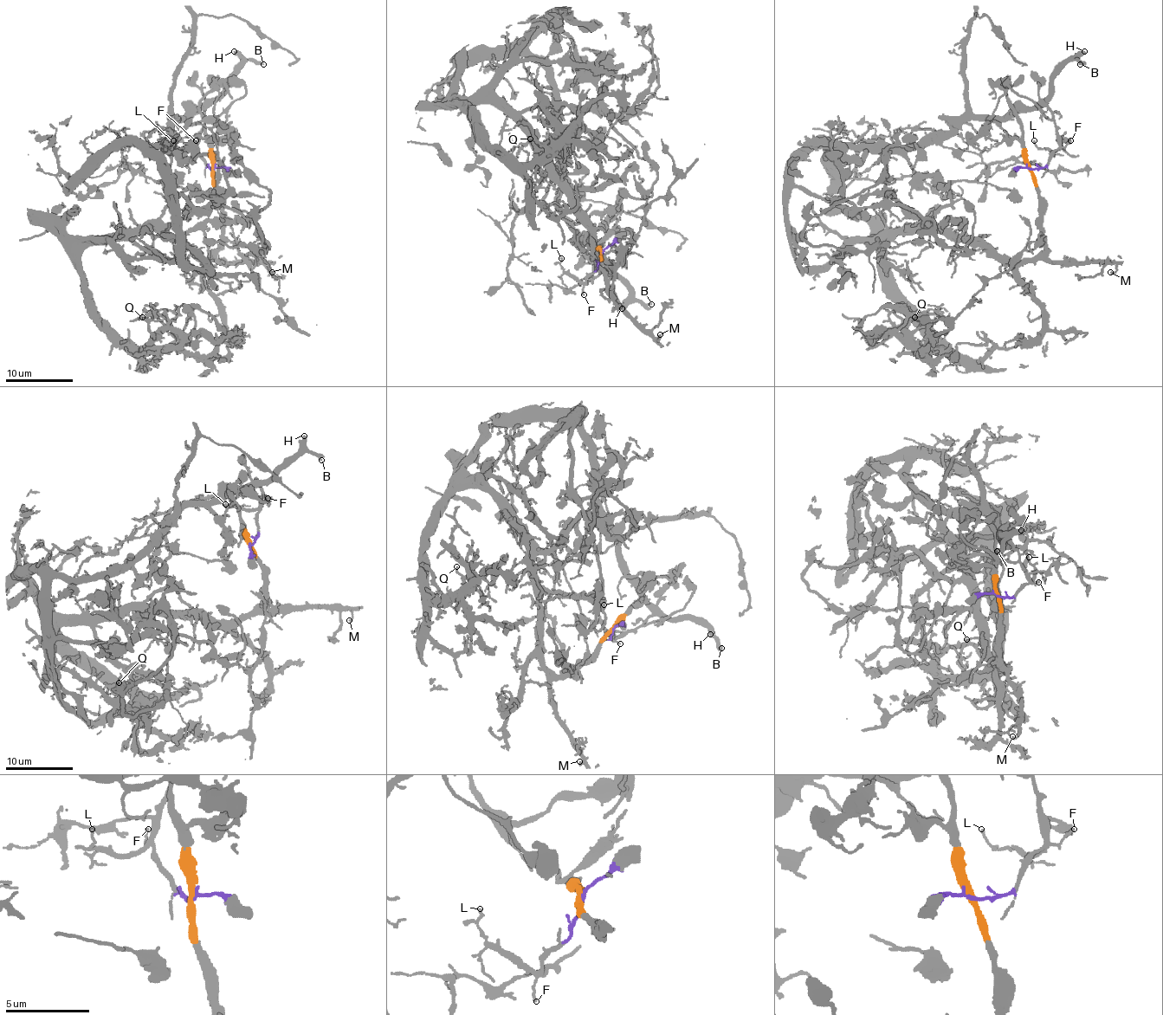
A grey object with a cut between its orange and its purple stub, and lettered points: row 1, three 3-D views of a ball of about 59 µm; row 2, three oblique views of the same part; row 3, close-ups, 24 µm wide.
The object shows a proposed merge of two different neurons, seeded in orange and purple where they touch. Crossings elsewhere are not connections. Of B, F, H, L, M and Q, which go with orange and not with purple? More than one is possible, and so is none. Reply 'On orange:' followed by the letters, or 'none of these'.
On orange: M, Q

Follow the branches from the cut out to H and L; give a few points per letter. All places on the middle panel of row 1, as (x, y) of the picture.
H: (601, 253), (597, 267), (585, 283), (592, 278), (594, 272), (613, 274), (629, 290), (629, 300), (621, 308)
L: (601, 253), (597, 267), (584, 283), (579, 283), (565, 272), (560, 258)

